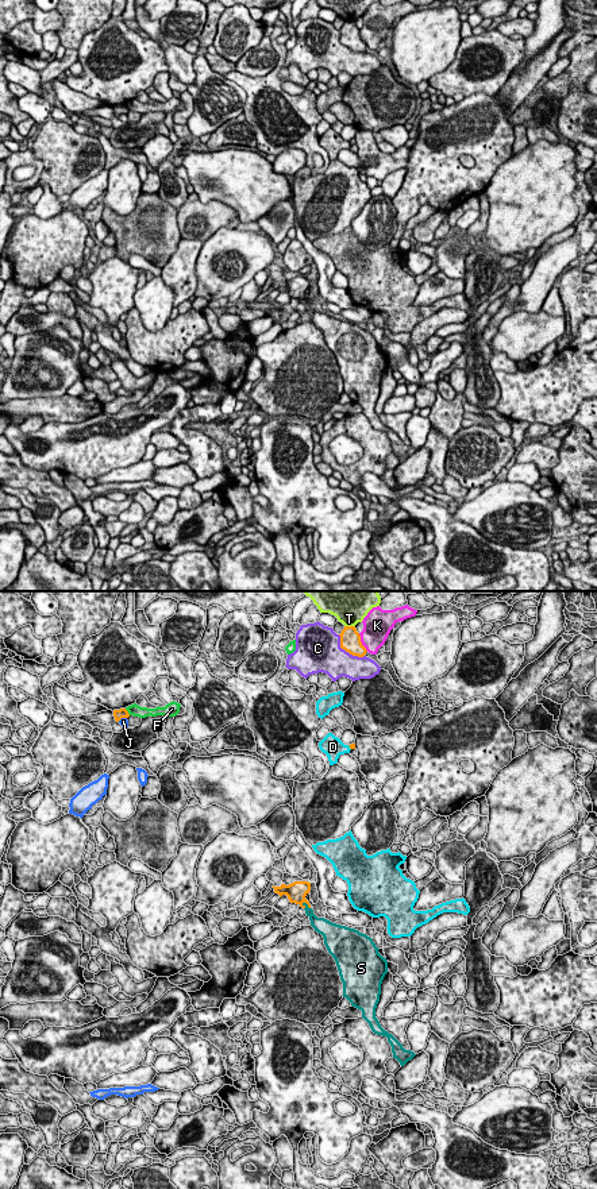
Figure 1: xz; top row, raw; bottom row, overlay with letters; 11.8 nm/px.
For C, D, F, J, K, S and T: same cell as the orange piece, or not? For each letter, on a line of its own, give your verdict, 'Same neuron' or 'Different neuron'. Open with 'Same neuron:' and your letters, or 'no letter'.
Same neuron: S
C: Different neuron
D: Different neuron
F: Different neuron
J: Different neuron
K: Different neuron
S: Same neuron
T: Different neuron

